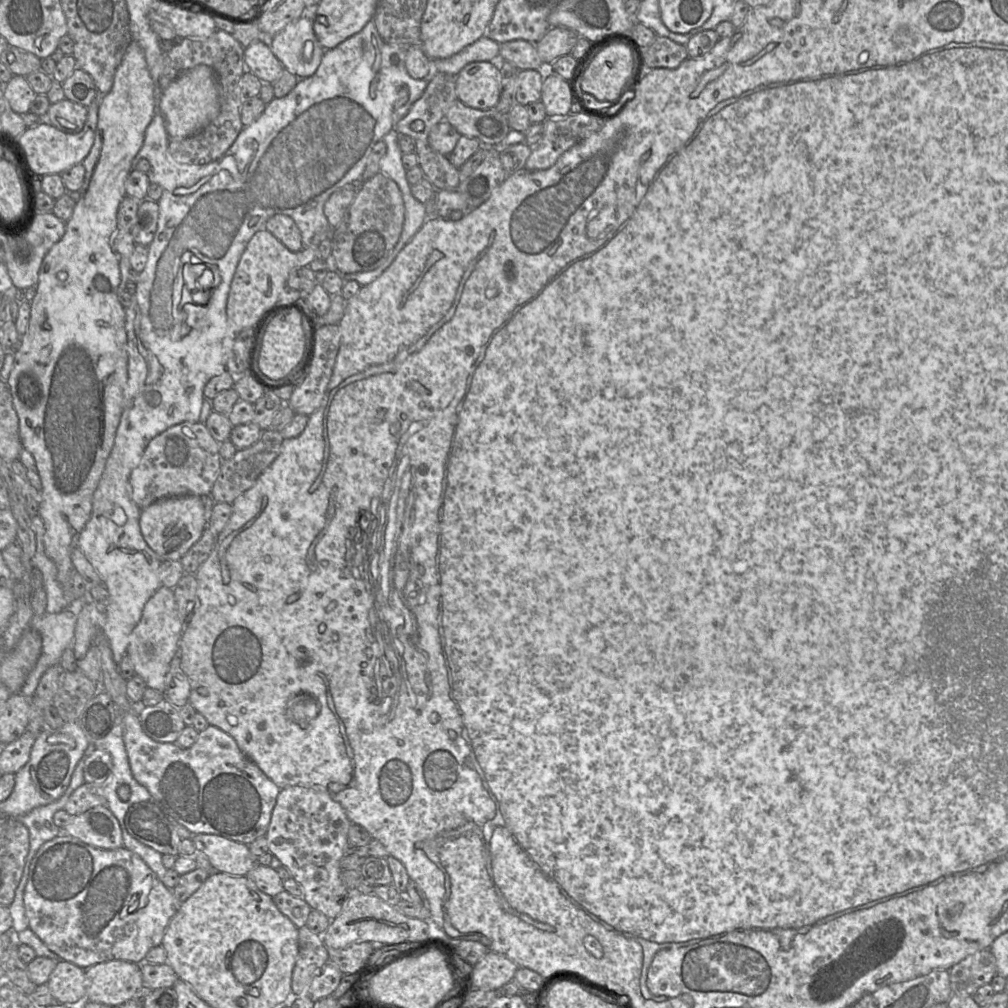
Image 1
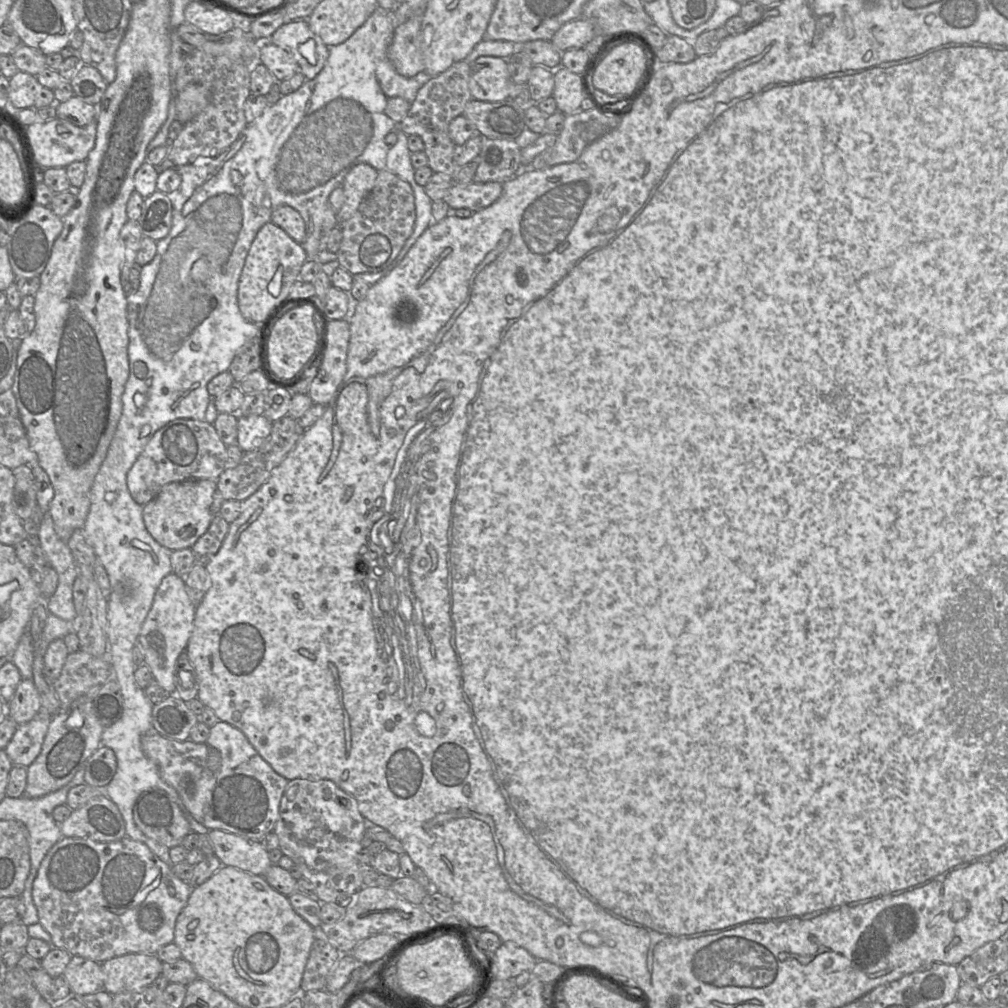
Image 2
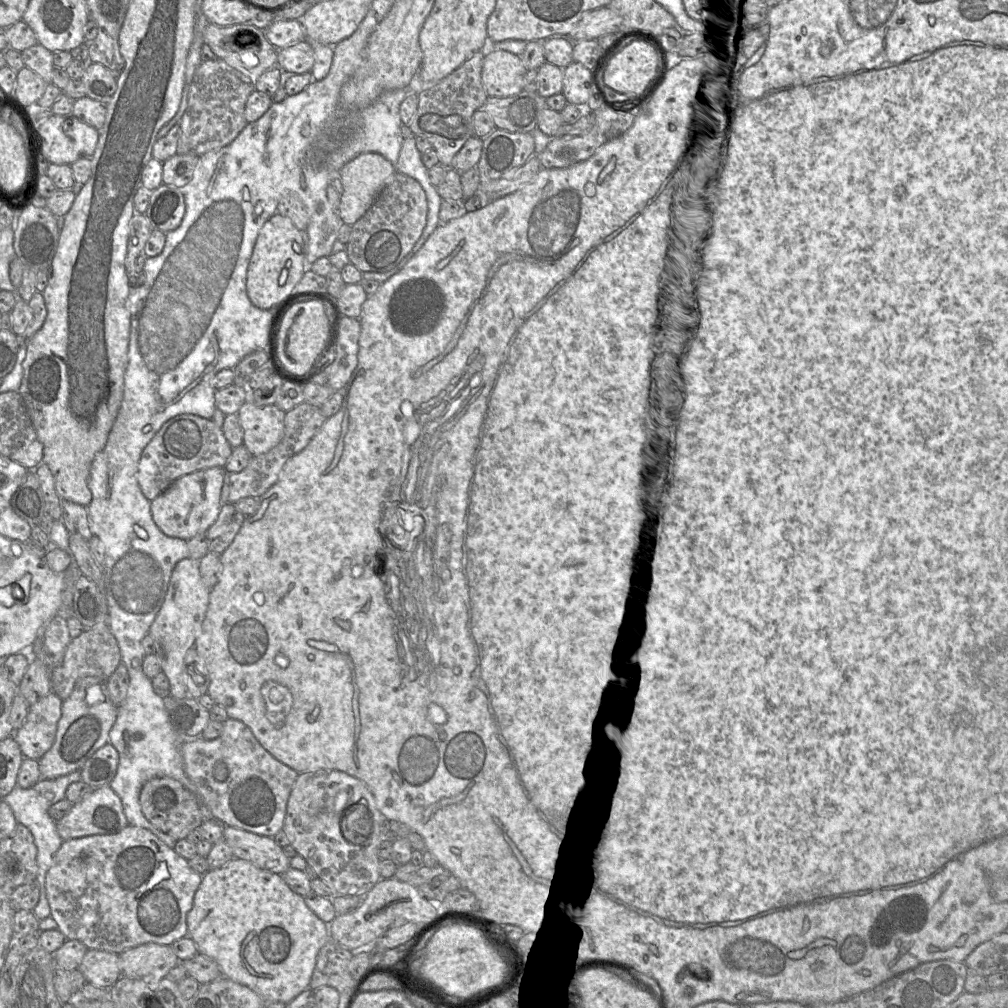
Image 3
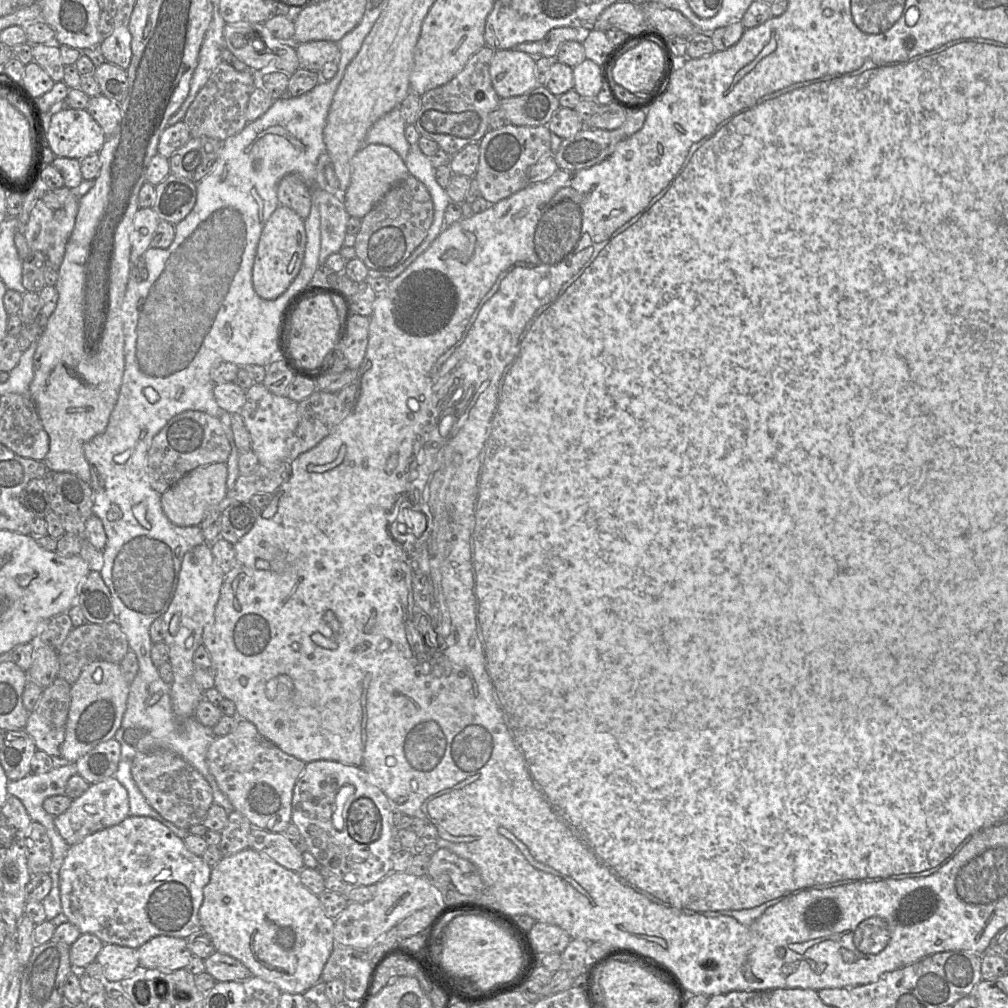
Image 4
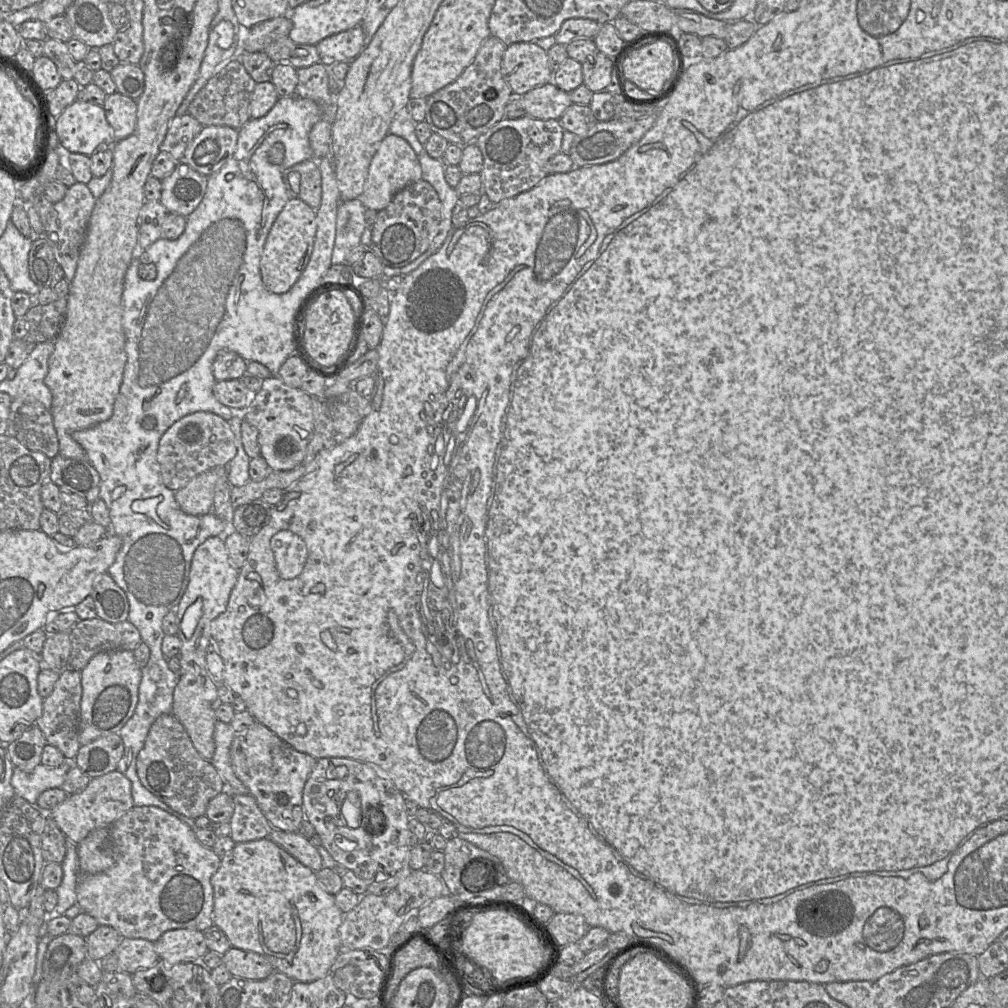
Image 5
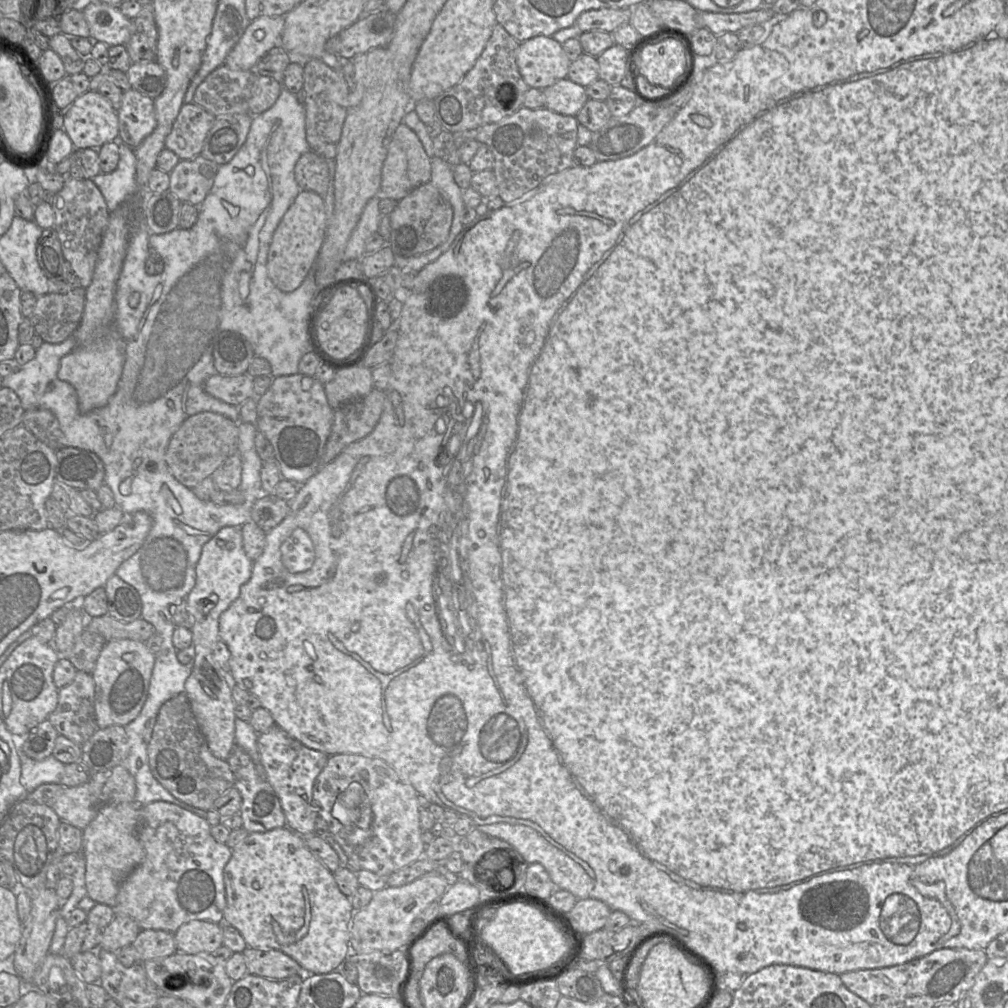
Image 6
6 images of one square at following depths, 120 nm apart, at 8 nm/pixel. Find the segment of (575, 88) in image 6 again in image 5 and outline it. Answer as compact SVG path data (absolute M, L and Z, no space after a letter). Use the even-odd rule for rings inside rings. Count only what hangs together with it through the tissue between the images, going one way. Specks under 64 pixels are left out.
M553 82L536 87L522 96L526 115L536 119L558 120L572 101L569 93Z

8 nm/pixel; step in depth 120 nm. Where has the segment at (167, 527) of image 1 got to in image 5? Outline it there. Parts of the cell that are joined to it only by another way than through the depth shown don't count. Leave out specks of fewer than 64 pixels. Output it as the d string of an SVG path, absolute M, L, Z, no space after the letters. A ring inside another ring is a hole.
M227 467L212 468L175 491L175 500L184 513L193 516L205 515L212 510L217 487L226 481L228 481Z

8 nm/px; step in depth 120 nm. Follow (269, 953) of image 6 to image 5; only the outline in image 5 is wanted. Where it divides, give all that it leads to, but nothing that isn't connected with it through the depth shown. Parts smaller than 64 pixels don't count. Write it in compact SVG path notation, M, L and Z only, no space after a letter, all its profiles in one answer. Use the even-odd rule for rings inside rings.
M231 947L222 955L222 963L233 977L262 980L274 972L269 960L256 952Z

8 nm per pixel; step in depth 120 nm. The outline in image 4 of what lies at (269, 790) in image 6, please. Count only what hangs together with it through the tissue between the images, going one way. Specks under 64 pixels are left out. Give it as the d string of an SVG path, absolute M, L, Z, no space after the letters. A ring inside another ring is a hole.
M234 809L231 810L228 815L227 825L220 832L221 841L218 847L223 857L249 848L249 834L251 829L251 823L243 814Z

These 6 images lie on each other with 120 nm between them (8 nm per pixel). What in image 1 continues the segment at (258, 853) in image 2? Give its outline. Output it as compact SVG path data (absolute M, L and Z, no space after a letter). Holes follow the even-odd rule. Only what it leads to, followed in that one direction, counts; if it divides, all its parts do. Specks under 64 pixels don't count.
M213 834L194 835L192 841L210 861L213 871L245 876L257 865L248 845Z

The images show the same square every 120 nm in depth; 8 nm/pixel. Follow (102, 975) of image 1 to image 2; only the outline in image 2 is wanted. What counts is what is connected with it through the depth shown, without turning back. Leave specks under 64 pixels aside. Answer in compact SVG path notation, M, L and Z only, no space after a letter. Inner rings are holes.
M131 953L104 961L103 990L112 996L150 986L162 973L163 962L155 954Z

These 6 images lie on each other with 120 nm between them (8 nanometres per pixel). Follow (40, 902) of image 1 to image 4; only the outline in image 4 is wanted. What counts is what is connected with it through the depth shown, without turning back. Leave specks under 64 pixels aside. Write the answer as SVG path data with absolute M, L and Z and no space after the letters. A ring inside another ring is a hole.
M129 815L119 824L97 831L69 847L59 871L62 913L81 934L93 934L104 944L137 949L156 936L187 938L202 931L199 909L211 870L201 856L190 852L183 839L163 823L147 816Z

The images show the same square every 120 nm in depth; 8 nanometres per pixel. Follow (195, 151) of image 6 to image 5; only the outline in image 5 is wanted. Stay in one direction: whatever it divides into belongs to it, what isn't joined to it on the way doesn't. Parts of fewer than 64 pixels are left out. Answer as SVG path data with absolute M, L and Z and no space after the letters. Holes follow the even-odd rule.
M189 113L175 116L169 126L168 132L160 150L180 162L188 146L202 131L203 125Z

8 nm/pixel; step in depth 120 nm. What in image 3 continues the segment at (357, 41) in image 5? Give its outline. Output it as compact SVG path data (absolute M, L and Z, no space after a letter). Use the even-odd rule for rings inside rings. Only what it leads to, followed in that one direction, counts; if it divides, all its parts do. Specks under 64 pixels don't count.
M301 40L278 50L278 67L285 75L309 73L314 65L314 51L310 43Z

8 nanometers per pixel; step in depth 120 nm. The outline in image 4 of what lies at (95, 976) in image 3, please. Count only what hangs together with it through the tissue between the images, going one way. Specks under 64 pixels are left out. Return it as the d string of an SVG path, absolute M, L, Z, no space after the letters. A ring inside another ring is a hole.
M104 944L96 958L103 970L102 979L107 986L116 986L140 968L135 948Z

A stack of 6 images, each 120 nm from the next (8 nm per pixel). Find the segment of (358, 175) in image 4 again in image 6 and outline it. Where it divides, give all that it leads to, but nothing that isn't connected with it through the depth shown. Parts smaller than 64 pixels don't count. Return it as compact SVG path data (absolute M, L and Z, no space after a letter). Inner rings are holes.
M404 123L395 130L388 147L386 159L382 167L380 192L377 196L396 201L406 197L417 187L430 182L431 162L416 133Z

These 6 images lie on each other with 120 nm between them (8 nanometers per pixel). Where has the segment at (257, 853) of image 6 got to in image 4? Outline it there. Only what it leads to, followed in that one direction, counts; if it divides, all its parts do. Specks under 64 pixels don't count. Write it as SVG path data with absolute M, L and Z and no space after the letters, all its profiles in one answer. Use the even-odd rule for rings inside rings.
M251 848L238 853L223 857L212 867L210 878L203 890L203 902L199 909L201 930L208 934L217 952L225 953L246 966L252 976L275 984L282 993L300 994L320 981L323 968L331 955L334 947L334 924L335 920L327 916L317 895L310 892L301 882L299 873L286 869L270 857Z

